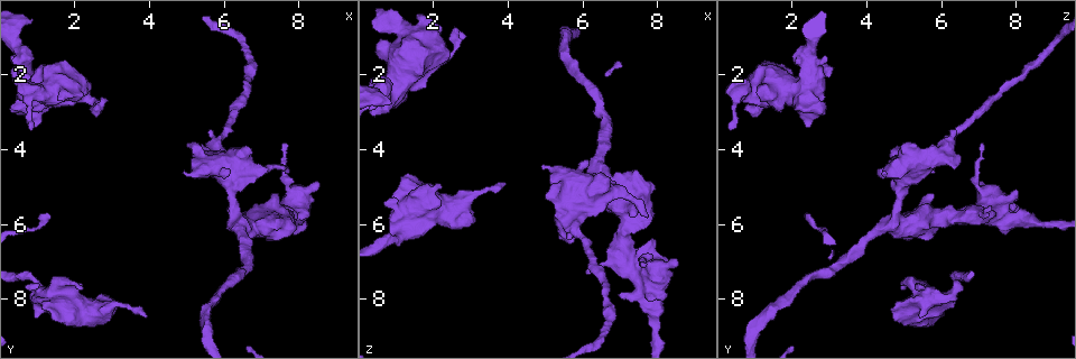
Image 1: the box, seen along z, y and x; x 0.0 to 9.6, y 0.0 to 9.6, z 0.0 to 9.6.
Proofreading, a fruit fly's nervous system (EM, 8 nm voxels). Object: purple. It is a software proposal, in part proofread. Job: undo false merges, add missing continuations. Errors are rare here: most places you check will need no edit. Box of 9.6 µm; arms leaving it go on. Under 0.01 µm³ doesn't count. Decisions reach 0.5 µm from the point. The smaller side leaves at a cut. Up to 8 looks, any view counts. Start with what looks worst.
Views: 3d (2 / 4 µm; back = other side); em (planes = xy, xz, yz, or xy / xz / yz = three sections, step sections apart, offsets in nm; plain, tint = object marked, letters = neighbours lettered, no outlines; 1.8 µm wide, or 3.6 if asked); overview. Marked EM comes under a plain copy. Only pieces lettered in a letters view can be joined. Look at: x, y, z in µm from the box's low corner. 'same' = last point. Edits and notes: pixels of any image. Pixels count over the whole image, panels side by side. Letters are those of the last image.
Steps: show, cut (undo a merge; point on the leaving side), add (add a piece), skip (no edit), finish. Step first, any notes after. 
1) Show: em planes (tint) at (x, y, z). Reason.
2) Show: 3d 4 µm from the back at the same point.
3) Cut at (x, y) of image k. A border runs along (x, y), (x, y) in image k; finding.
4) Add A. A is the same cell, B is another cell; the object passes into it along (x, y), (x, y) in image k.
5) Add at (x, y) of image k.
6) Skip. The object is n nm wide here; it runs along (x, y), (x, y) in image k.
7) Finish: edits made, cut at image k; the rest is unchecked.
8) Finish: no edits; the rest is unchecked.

Show: 3d 2 µm at (6.50, 6.00, 4.70). Sudden change in width.

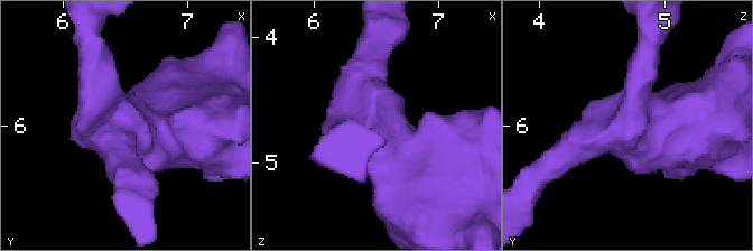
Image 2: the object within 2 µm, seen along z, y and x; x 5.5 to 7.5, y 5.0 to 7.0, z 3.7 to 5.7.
Show: em planes (tint) at (6.46, 5.96, 4.68). 3 arms meet here; the arms are 220, 240, 600 nm wide.

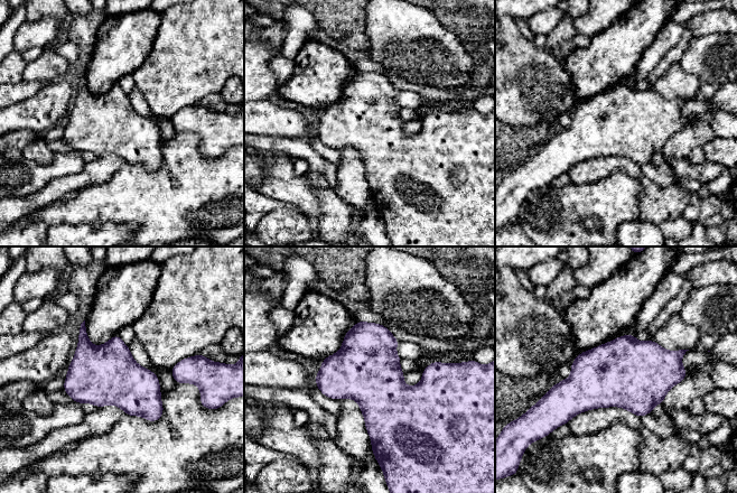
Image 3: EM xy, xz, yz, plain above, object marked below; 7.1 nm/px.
Show: em planes (letters) at the same point.

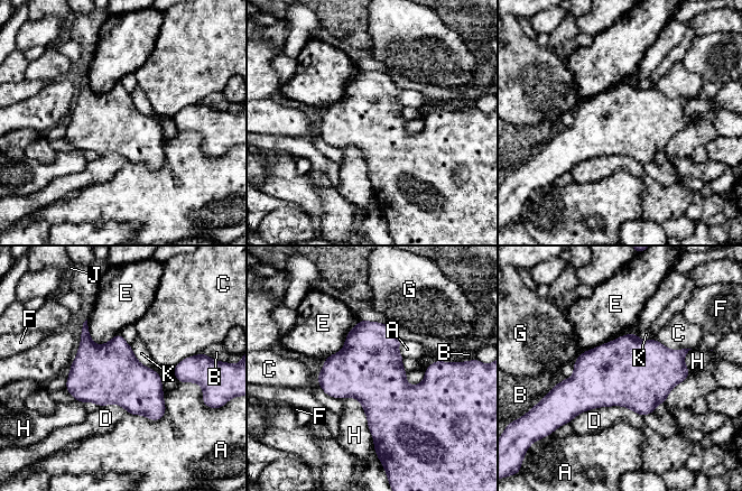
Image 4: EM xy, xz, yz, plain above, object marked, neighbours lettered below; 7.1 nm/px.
Skip. The object is 440 nm wide here; A, B, C, D, E, F, G, H, J and K are other cells; a border runs along (129, 345), (135, 358), (159, 376) in image 4; one neuron here.

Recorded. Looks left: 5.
Show: 3d 2 µm at (0.95, 8.55, 5.40). Thick end.

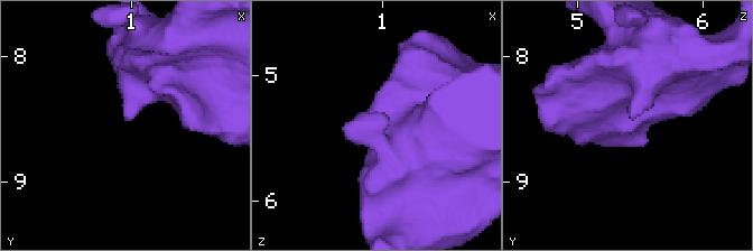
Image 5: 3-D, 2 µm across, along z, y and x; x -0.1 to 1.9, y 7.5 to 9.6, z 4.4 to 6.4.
Show: em xy step 8 (letters) at (0.98, 8.52, 5.44). Now the EM.

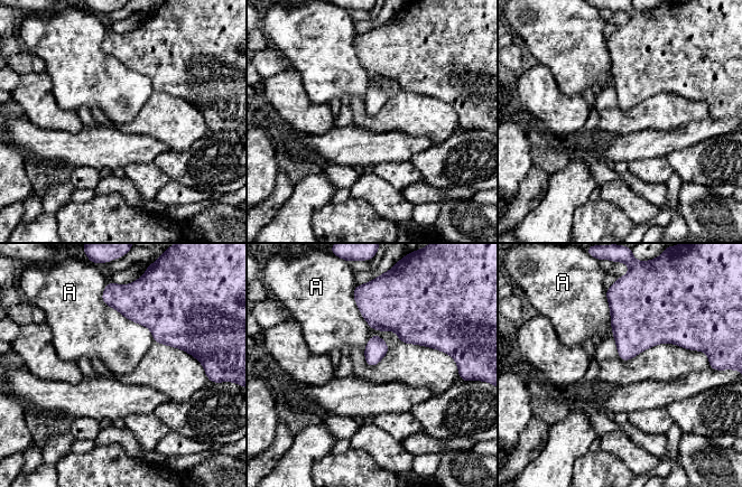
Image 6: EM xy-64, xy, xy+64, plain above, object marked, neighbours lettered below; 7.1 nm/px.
Skip. A is another cell; a border runs along (101, 293), (155, 342) in image 6; no lettered piece goes on from it.

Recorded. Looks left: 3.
Show: 3d 2 µm at (3.95, 8.45, 4.95). An open end.

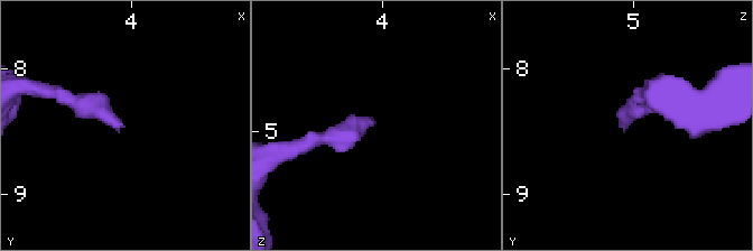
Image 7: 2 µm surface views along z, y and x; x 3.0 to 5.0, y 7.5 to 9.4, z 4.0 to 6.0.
Show: em 3.6 µm planes (letters) at (3.92, 8.48, 4.90).

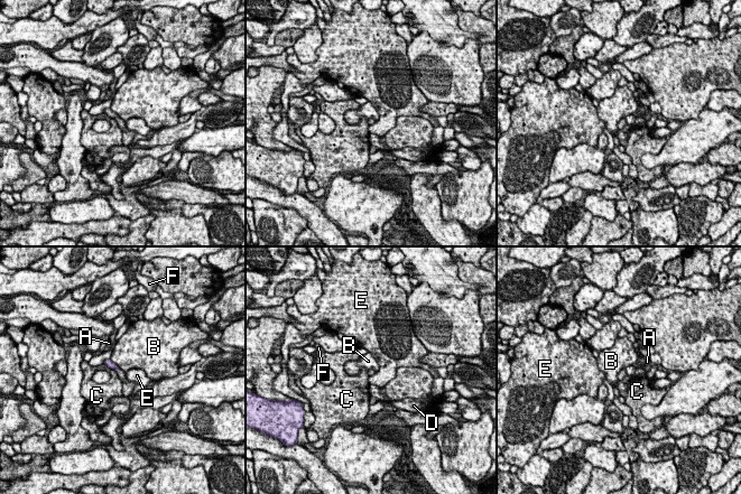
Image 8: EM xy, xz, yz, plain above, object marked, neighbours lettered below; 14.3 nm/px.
Skip. A, B, C, D, E and F are other cells; a border runs along (109, 359), (120, 369) in image 8; none of them fits.

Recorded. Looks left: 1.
Finish: no edits; the rest is unchecked.

